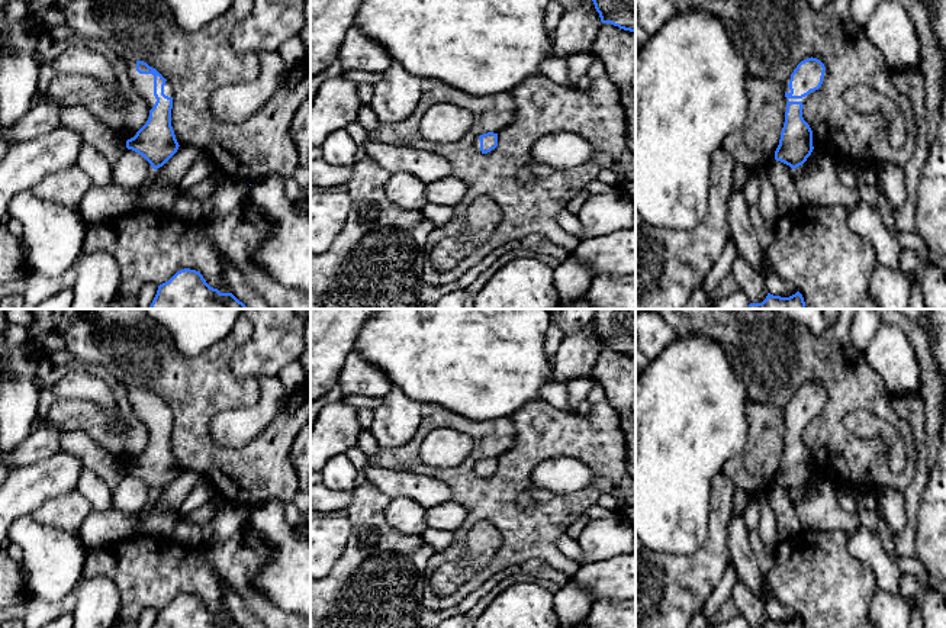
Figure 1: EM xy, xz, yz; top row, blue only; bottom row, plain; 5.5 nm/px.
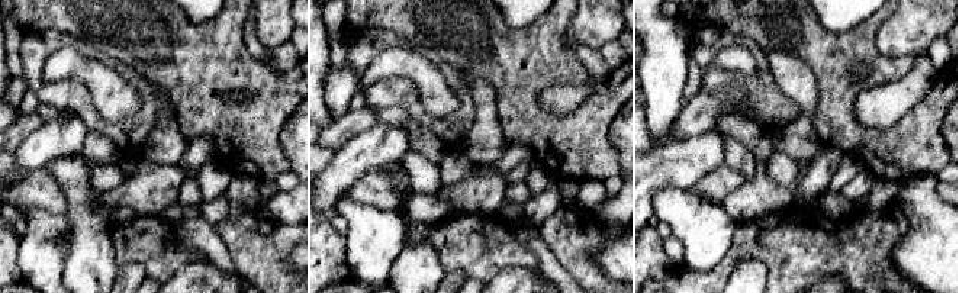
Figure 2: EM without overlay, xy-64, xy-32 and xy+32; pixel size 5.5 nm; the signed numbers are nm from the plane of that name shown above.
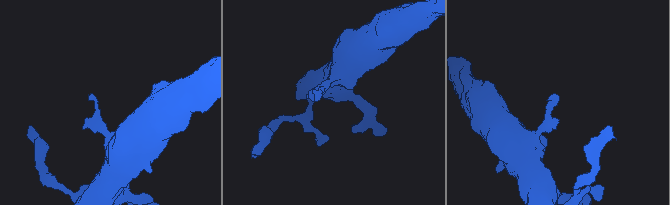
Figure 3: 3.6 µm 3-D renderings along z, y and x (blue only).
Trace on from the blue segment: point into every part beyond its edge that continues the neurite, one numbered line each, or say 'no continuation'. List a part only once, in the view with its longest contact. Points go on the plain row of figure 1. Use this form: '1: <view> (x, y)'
1: xy (144, 408)

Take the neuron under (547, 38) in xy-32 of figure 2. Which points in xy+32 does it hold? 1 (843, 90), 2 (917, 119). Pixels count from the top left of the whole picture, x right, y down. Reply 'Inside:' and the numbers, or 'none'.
Inside: 1, 2

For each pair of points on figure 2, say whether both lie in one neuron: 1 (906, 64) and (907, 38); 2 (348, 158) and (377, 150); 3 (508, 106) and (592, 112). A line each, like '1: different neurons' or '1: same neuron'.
1: different neurons
2: same neuron
3: same neuron

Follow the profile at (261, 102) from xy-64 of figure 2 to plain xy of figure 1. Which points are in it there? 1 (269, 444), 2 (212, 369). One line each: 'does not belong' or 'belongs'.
1: belongs
2: belongs

